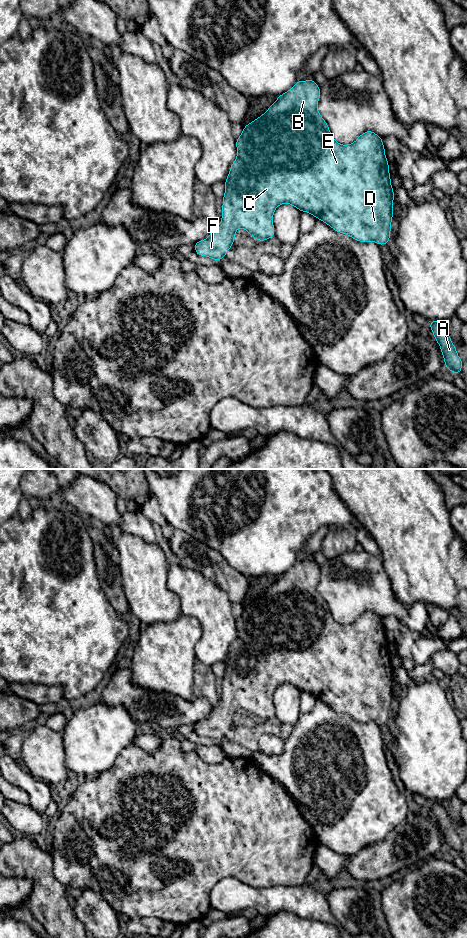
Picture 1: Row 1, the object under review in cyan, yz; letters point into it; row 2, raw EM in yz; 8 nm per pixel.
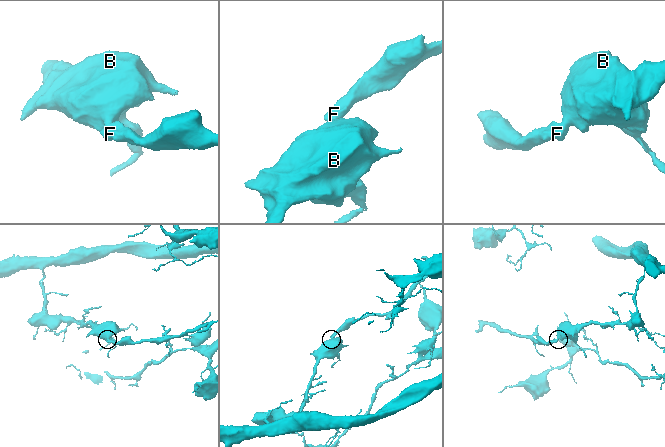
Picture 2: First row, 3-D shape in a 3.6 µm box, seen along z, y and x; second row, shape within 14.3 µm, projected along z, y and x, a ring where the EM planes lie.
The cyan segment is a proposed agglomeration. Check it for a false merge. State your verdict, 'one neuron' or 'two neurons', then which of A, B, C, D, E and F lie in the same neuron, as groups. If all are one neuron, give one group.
one neuron; A B C D E F

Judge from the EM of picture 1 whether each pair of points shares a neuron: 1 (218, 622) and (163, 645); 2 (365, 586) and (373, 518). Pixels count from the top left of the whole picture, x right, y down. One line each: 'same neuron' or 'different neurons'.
1: different neurons
2: different neurons

